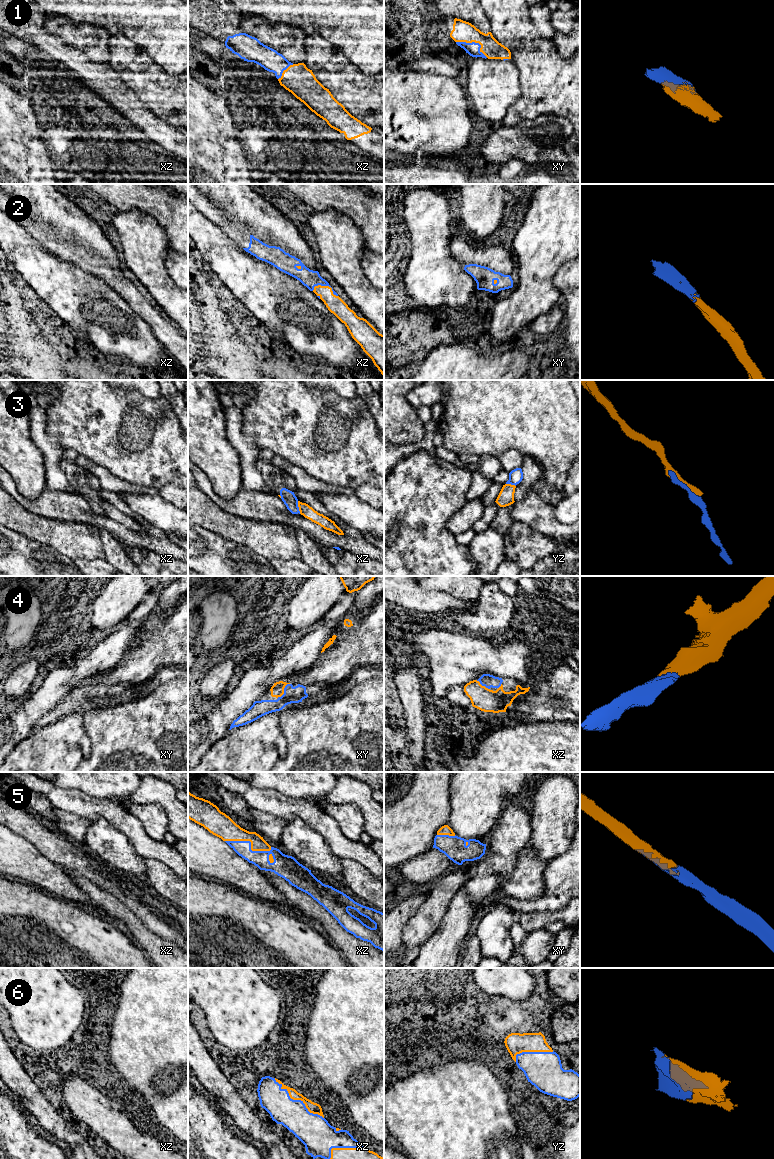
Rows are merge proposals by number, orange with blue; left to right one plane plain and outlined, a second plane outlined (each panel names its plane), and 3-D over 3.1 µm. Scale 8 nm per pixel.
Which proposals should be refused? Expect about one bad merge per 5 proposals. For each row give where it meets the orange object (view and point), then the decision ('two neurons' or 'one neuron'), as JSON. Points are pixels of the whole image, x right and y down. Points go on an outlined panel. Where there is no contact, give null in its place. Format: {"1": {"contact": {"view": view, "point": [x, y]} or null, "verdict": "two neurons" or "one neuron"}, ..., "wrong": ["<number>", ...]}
{"1": {"contact": {"view": "xy", "point": [474, 41]}, "verdict": "one neuron"}, "2": {"contact": {"view": "xz", "point": [326, 286]}, "verdict": "one neuron"}, "3": {"contact": {"view": "xz", "point": [298, 506]}, "verdict": "two neurons"}, "4": {"contact": {"view": "xy", "point": [283, 691]}, "verdict": "one neuron"}, "5": {"contact": {"view": "xz", "point": [251, 843]}, "verdict": "one neuron"}, "6": {"contact": {"view": "xz", "point": [297, 1099]}, "verdict": "one neuron"}, "wrong": ["3"]}

